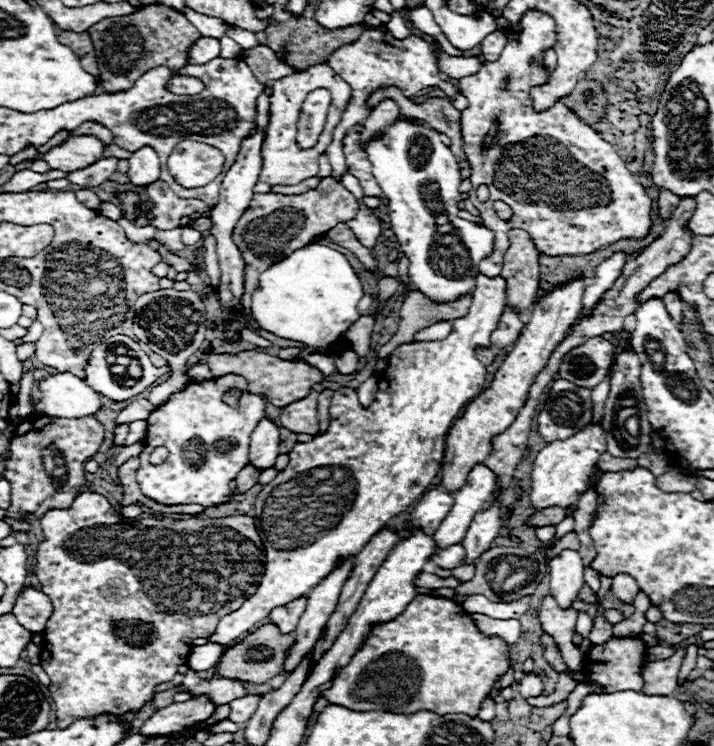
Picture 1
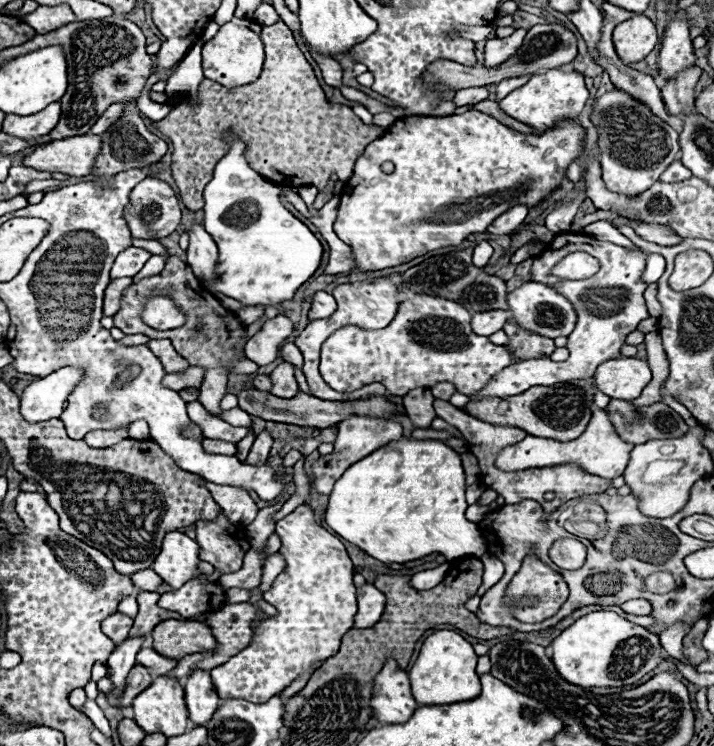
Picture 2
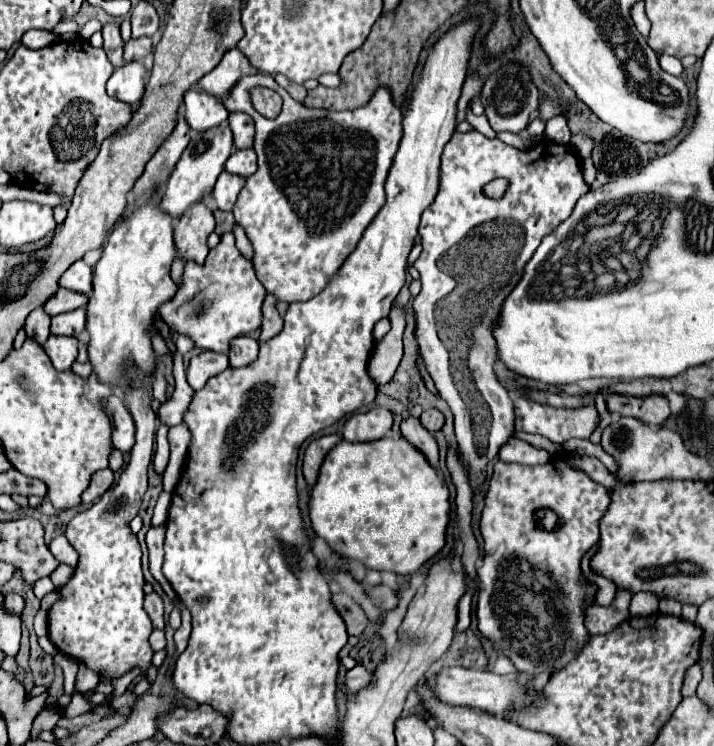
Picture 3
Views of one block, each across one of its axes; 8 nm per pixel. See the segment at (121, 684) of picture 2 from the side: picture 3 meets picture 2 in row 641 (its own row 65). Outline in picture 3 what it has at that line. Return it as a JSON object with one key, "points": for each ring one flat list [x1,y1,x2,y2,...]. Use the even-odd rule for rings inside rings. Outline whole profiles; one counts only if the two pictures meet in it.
{"points":[[126,62,108,80,108,94,126,104,138,104,146,90,146,68,142,62]]}

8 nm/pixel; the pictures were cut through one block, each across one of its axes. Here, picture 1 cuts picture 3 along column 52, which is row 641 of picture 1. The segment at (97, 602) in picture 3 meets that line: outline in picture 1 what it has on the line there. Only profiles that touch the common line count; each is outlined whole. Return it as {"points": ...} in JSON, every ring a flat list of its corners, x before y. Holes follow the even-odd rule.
{"points":[[612,636,604,644,592,644,590,650,584,654,584,672,586,676,600,684,606,692,618,692,618,690,636,690,642,692,644,678,642,668,646,664,646,644,638,636,626,636,616,638]]}

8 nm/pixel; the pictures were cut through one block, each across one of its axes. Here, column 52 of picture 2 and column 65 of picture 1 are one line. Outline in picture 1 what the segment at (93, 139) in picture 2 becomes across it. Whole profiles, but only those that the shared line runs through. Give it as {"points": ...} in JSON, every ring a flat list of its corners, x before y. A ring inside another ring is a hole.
{"points":[[76,136,42,154,42,160,48,162,52,170,74,172,76,168,84,168,84,164,98,160,102,156,102,148,104,144,96,136]]}

